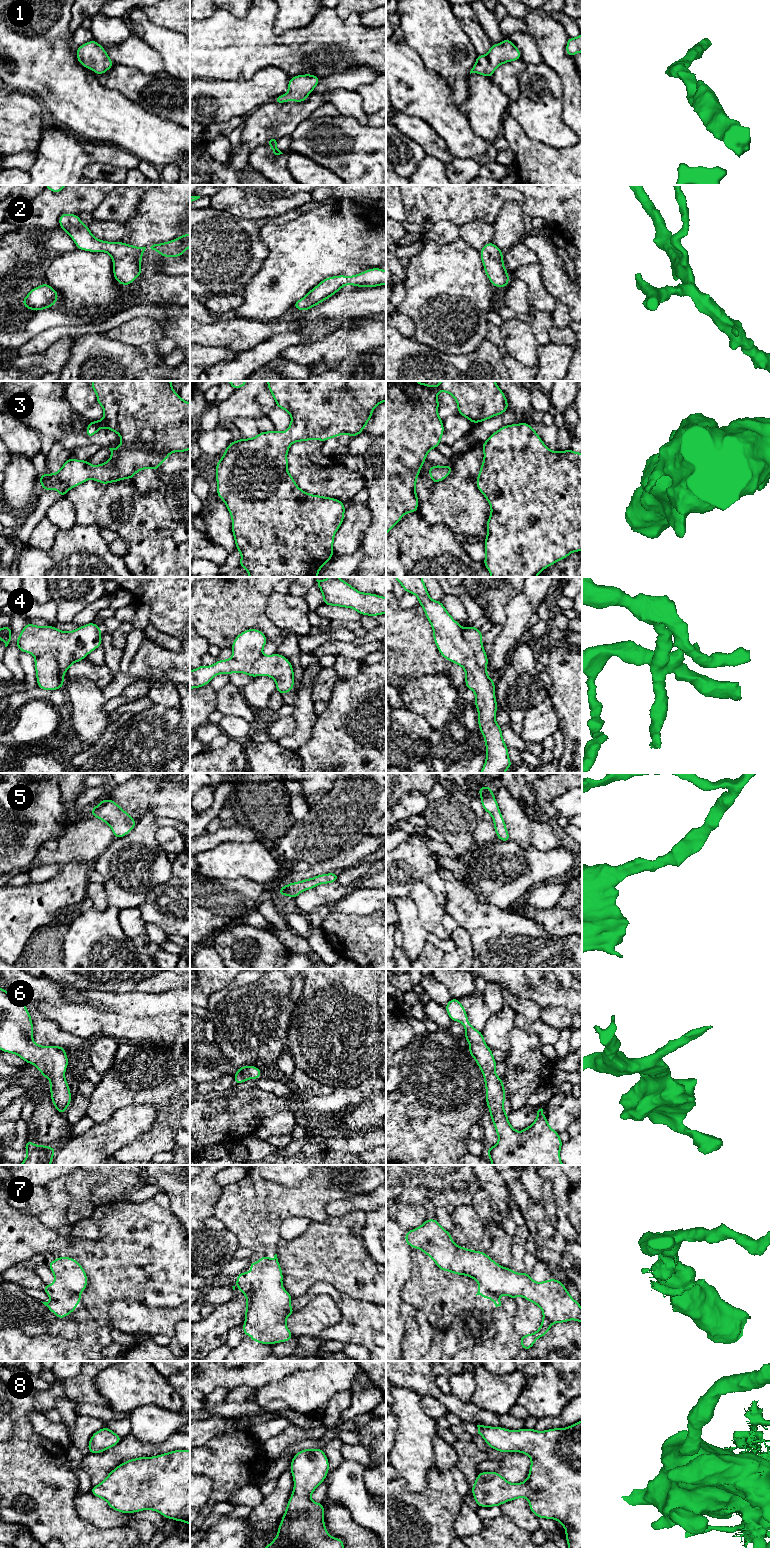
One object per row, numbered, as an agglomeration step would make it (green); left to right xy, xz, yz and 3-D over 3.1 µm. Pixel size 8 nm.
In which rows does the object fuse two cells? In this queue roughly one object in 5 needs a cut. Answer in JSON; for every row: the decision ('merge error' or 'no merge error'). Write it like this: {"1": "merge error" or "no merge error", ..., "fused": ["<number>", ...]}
{"1": "no merge error", "2": "no merge error", "3": "no merge error", "4": "no merge error", "5": "no merge error", "6": "no merge error", "7": "no merge error", "8": "no merge error", "fused": []}

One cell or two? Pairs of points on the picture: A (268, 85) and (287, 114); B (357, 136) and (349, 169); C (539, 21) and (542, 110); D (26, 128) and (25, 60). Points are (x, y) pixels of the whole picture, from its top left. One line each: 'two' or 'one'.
A: two
B: one
C: two
D: two

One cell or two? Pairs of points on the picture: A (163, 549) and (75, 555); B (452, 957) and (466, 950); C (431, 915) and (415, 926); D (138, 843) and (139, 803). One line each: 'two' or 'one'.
A: two
B: two
C: two
D: two

